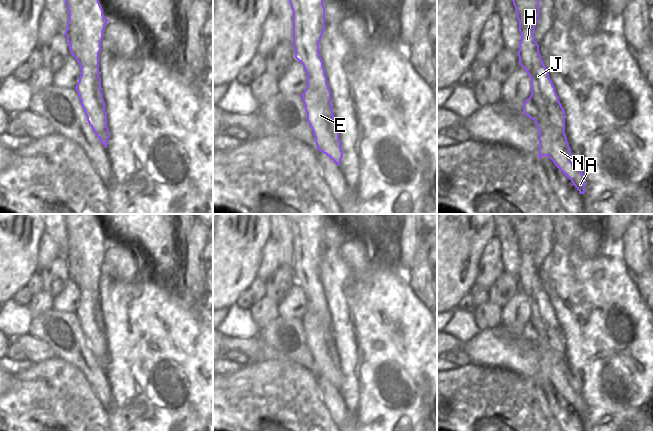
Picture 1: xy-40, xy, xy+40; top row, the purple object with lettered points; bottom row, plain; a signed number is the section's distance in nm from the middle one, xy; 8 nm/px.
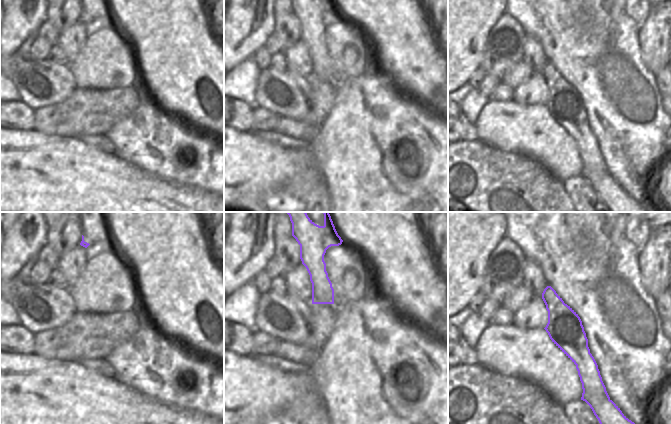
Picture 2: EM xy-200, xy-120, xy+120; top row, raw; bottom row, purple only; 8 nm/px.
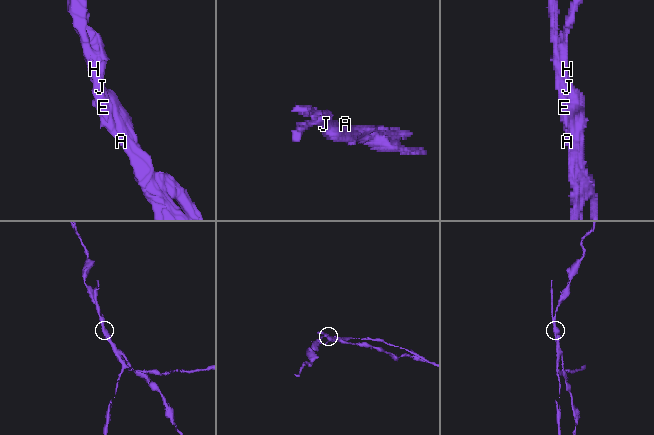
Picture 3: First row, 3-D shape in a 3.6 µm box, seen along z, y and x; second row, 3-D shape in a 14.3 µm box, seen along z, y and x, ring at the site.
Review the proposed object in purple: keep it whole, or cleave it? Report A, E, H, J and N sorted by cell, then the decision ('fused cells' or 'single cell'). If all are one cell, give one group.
groups A E N / H J; fused cells

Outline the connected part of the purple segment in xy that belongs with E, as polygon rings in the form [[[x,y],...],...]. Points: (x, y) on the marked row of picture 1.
[[[307,84],[301,97],[305,105],[307,121],[315,137],[317,149],[339,166],[343,151],[332,105],[328,104],[319,95],[317,89],[310,84]]]

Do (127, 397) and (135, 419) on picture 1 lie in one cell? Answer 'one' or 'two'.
one

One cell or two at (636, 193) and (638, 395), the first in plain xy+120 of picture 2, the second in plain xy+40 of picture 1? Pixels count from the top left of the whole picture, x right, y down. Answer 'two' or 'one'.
two

